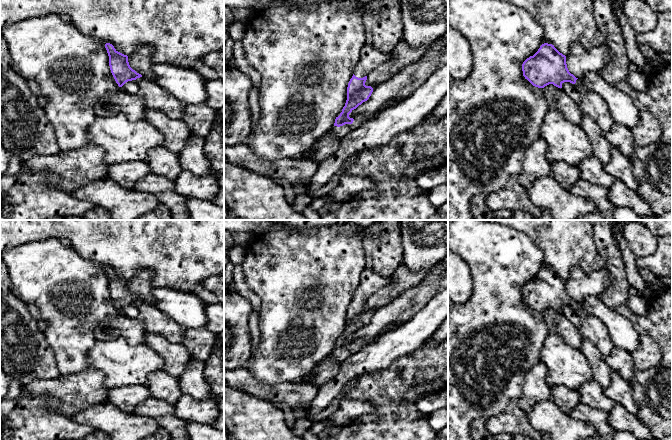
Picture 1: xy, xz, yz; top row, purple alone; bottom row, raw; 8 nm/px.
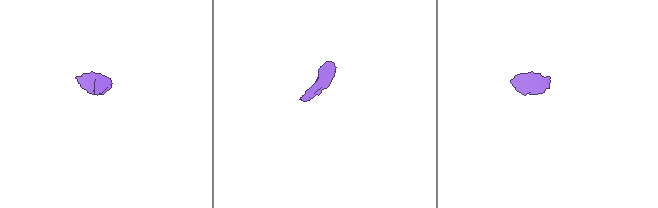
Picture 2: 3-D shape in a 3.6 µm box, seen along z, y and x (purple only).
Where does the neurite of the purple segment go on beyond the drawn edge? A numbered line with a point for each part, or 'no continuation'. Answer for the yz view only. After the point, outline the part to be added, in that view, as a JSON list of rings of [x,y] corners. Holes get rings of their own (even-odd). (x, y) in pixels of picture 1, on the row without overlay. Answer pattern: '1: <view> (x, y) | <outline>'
1: yz (580, 310) | [[[577,303],[575,308],[576,308],[576,312],[579,315],[582,315],[582,316],[588,315],[587,311],[584,309],[582,304]]]

